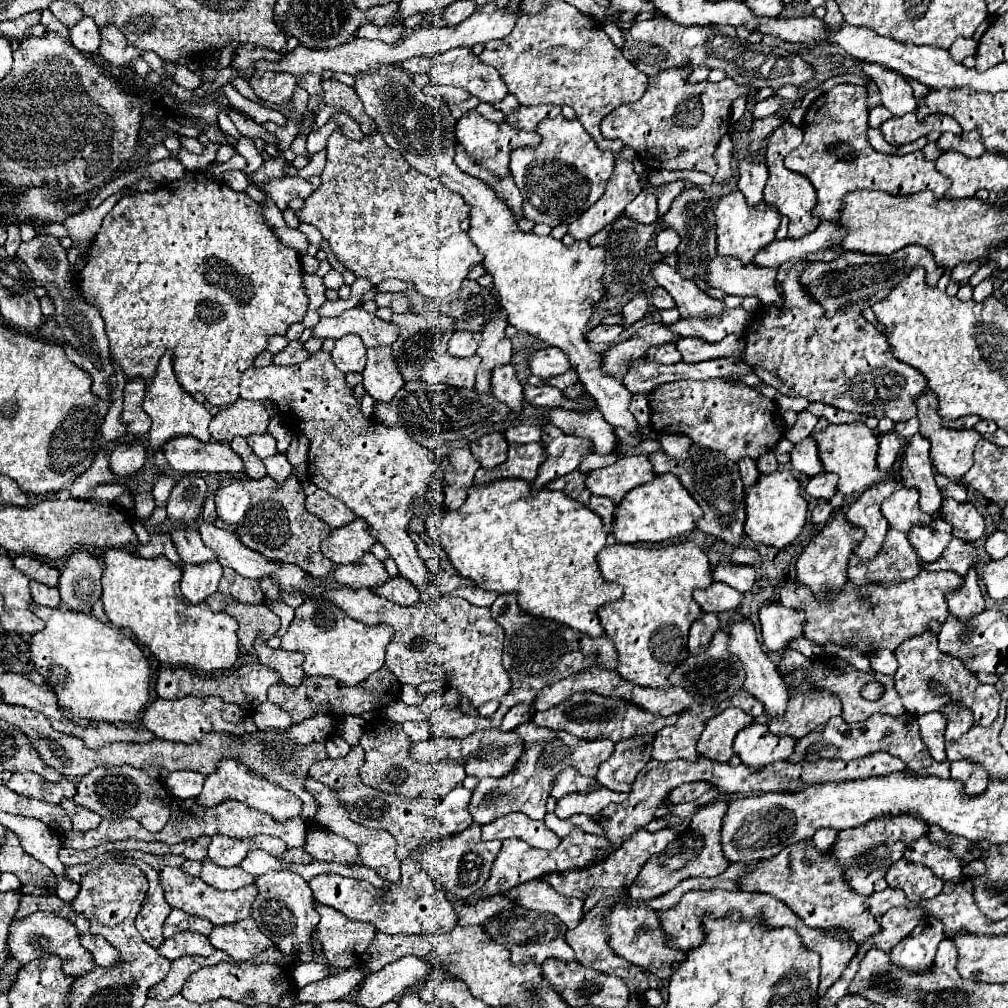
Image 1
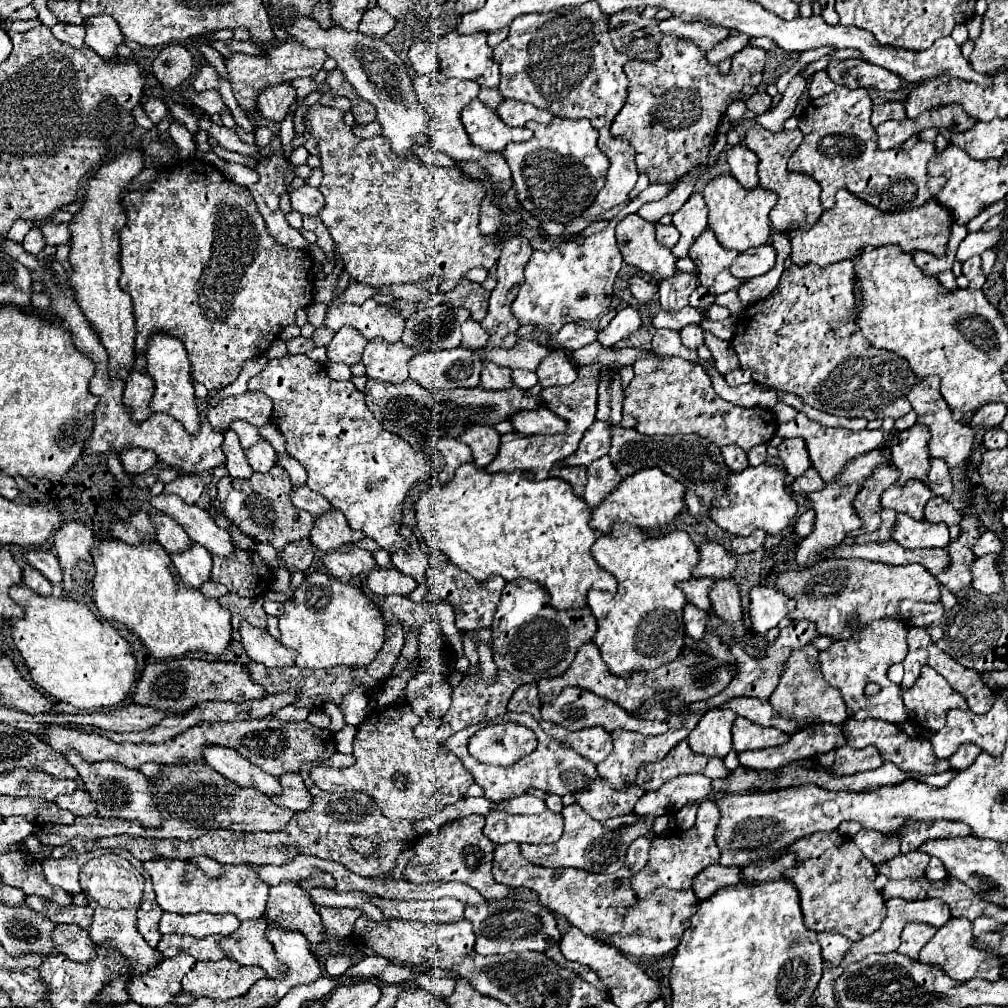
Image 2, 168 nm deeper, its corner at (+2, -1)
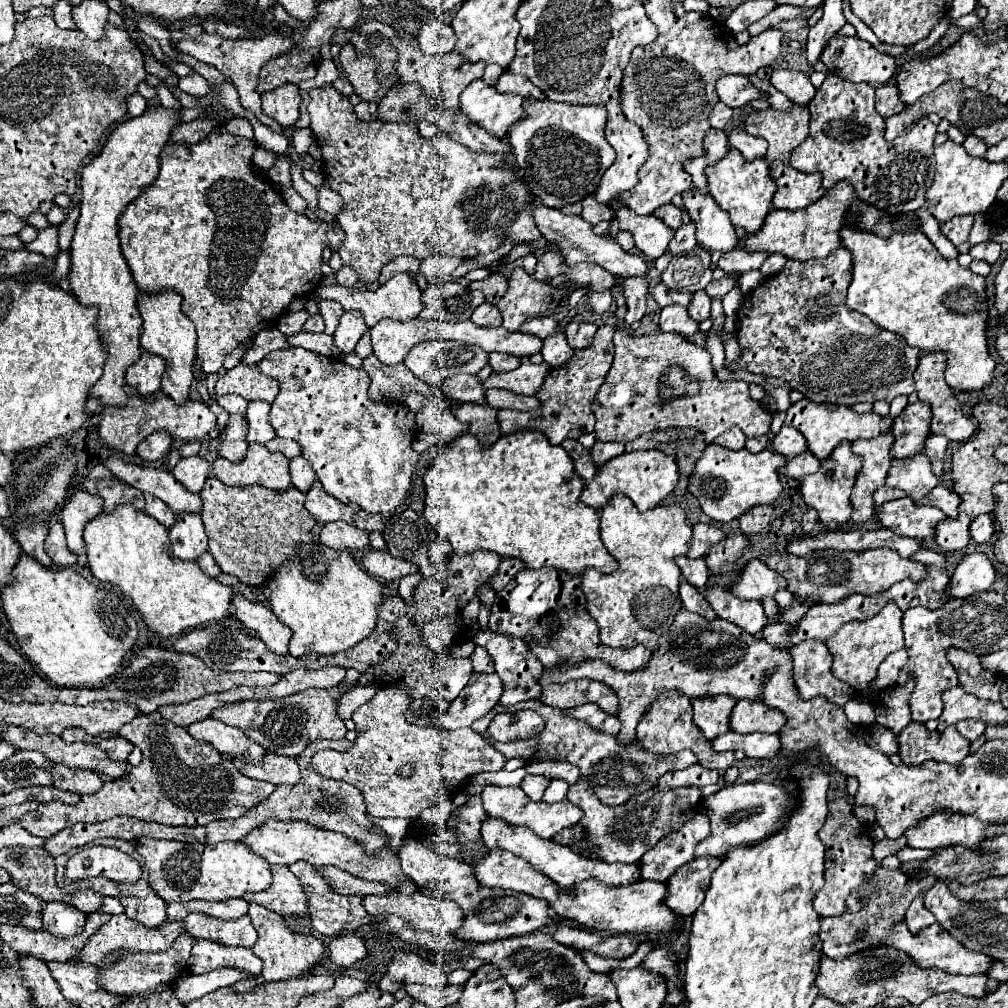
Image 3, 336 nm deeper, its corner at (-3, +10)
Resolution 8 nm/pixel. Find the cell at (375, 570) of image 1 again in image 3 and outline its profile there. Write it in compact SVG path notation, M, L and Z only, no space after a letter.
M327 522L321 528L319 540L337 550L337 548L347 548L349 552L357 552L357 550L367 550L369 548L369 536L365 530L359 530L355 524L347 524L347 522Z

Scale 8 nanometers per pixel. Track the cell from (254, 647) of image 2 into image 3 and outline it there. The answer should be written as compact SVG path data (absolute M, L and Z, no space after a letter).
M241 594L231 598L231 606L237 620L241 620L257 638L261 638L271 652L287 654L291 630L267 606L251 602Z

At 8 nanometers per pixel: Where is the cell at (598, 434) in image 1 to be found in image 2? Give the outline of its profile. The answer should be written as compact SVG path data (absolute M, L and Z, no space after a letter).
M542 407L540 411L524 411L524 415L516 415L516 419L512 419L512 425L524 435L560 435L568 429L568 423L548 407Z

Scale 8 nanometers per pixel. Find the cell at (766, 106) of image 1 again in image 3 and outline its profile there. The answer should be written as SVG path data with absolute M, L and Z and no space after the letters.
M727 74L727 76L721 76L717 80L717 96L723 104L727 104L729 108L739 108L739 106L745 106L749 104L751 100L759 98L761 92L749 82L747 76L733 76L733 74Z

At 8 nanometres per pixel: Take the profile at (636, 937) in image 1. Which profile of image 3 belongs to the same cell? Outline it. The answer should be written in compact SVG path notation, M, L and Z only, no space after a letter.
M487 816L481 824L481 840L487 848L503 848L503 850L513 852L515 856L529 860L539 872L545 872L545 876L553 878L555 884L559 884L565 890L569 890L573 884L579 884L585 878L597 878L605 884L615 884L615 886L635 884L641 878L637 864L607 864L601 860L591 860L591 858L585 858L583 854L575 852L569 846L561 846L553 840L539 838L531 828L509 826L505 820L497 820L491 816Z

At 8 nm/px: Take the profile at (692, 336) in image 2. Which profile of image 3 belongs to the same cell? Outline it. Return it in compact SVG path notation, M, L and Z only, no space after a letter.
M701 290L693 294L693 300L687 310L689 310L689 316L693 316L693 320L703 322L709 318L709 308L711 308L711 298L707 296L705 290Z

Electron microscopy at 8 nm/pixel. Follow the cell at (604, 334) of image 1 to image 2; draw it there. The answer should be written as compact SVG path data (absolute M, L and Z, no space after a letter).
M566 323L556 339L552 339L552 343L560 343L560 347L568 347L570 351L576 351L578 347L586 347L590 343L598 341L598 329L588 327L588 325L580 325L580 323Z

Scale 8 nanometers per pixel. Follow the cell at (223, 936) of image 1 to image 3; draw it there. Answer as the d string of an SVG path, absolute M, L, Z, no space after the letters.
M253 904L249 906L249 916L253 920L253 926L259 934L253 952L263 960L263 978L265 982L273 982L273 980L287 980L287 978L295 978L301 976L305 970L313 970L317 966L321 966L321 962L325 960L325 946L321 940L317 940L315 936L305 936L299 932L291 932L283 920L283 916L277 916L275 912L271 912L265 906Z

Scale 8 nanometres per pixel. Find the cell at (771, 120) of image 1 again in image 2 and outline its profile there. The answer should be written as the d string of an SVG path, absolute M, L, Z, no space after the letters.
M796 77L794 81L790 81L790 85L788 85L788 89L784 91L780 103L778 103L776 107L772 107L770 111L758 115L758 117L756 117L756 123L760 123L762 127L773 132L784 129L784 123L786 119L792 115L792 111L794 111L794 107L796 107L796 101L798 101L800 95L804 93L804 89L806 89L806 79Z

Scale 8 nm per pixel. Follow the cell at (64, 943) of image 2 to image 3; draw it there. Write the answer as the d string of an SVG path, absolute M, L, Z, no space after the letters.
M43 902L41 920L43 928L57 938L69 938L85 926L85 914L63 902Z

